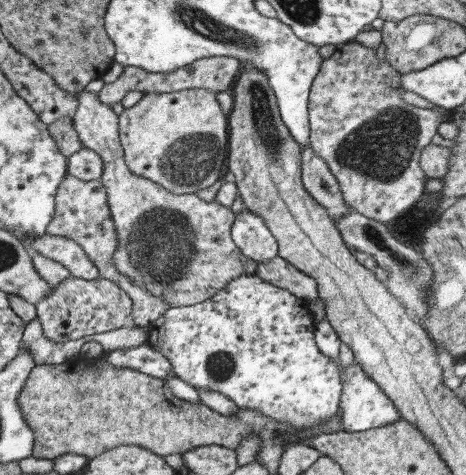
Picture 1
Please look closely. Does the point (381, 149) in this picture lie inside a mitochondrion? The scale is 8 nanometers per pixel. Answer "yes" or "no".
yes

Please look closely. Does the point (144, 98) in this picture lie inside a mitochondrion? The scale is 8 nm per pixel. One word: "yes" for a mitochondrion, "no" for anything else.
no

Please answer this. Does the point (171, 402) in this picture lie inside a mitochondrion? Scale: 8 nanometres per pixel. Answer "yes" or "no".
no

